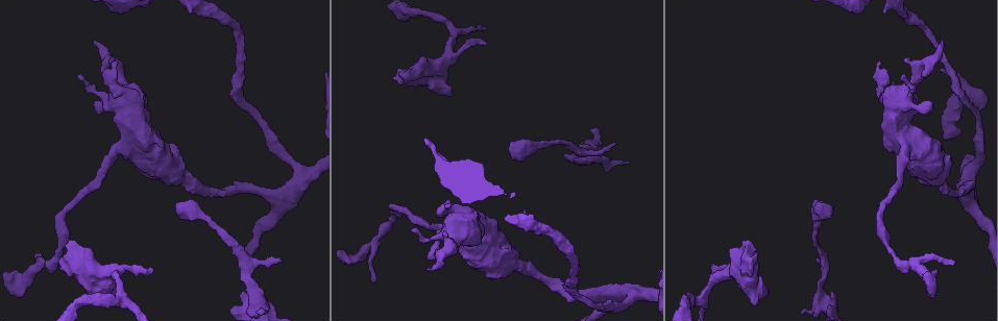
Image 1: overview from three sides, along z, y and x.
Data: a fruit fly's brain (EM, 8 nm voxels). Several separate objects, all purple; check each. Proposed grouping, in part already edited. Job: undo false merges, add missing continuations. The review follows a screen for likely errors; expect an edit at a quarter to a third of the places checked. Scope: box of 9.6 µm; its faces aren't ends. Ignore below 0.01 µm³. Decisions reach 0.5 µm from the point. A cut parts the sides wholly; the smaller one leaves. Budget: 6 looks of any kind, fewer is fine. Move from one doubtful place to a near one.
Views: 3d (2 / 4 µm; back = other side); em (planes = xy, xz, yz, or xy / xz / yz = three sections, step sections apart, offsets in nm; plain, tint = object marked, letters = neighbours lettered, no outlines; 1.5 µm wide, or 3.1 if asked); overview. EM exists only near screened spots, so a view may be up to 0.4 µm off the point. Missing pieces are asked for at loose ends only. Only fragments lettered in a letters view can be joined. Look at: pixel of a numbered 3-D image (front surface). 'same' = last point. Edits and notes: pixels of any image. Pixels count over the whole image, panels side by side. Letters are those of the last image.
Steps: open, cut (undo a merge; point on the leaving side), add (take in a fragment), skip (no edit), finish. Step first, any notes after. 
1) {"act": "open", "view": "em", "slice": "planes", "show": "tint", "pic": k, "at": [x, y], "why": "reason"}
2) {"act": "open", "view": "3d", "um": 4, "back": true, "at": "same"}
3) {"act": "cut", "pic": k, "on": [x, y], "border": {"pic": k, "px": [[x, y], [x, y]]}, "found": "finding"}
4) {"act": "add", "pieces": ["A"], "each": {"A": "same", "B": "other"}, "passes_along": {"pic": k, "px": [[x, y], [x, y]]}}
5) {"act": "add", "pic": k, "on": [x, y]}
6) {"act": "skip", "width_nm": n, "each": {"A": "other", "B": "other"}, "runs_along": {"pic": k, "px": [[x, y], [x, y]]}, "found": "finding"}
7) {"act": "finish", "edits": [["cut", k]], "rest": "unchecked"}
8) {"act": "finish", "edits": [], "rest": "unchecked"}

{"act": "open", "view": "em", "slice": "planes", "show": "letters", "pic": 1, "at": [942, 43], "why": "branch stops here"}

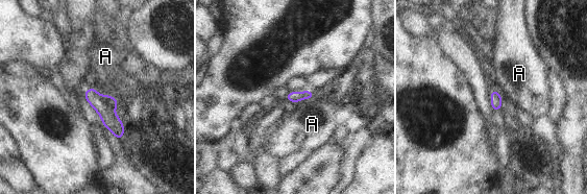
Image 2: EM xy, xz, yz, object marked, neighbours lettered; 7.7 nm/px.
{"act": "skip", "each": {"A": "other"}, "runs_along": {"pic": 2, "px": [[87, 93], [105, 111], [120, 136]]}, "found": "none of them fits"}

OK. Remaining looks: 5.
{"act": "open", "view": "3d", "um": 2, "back": true, "pic": 1, "at": [454, 56], "why": "three arms meet"}

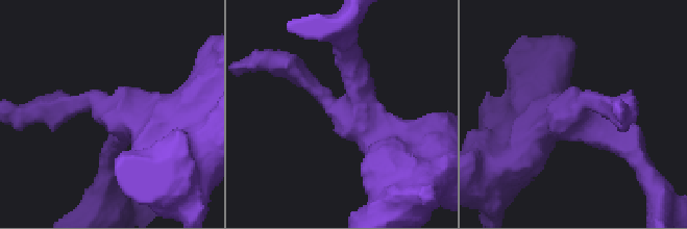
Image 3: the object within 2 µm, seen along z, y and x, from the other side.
{"act": "open", "view": "em", "slice": "planes", "show": "letters", "pic": 3, "at": [100, 106], "arms": 3, "arm_widths_nm": [200, 200, 500]}

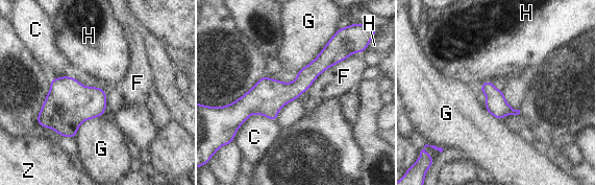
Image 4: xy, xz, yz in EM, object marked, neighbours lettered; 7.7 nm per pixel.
{"act": "skip", "each": {"C": "other", "F": "other", "G": "other", "H": "other", "Z": "other"}, "border": {"pic": 4, "px": [[352, 54], [326, 68], [306, 90]]}, "found": "all the same cell"}

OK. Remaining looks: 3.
{"act": "open", "view": "em", "slice": "planes", "show": "plain", "pic": 1, "at": [279, 258], "why": "an open end"}

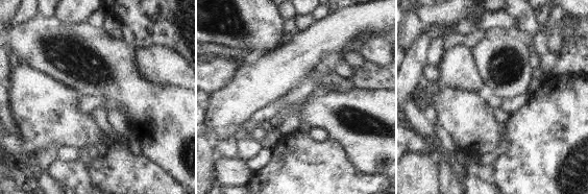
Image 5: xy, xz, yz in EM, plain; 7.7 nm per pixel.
{"act": "open", "view": "em", "slice": "planes", "show": "letters", "at": "same"}

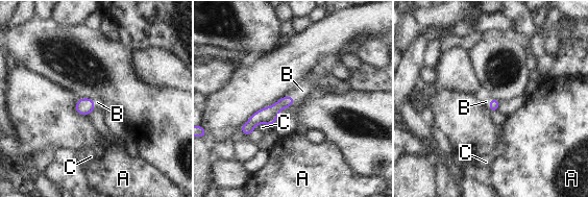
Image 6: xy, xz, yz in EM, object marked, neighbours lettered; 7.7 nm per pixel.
{"act": "add", "pieces": ["B"], "each": {"A": "other", "B": "same", "C": "other"}, "passes_along": {"pic": 6, "px": [[83, 106], [93, 104], [97, 102]]}, "found": "the cell continues"}

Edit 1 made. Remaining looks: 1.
{"act": "finish", "edits": [["add", 6]], "rest": "unchecked"}

